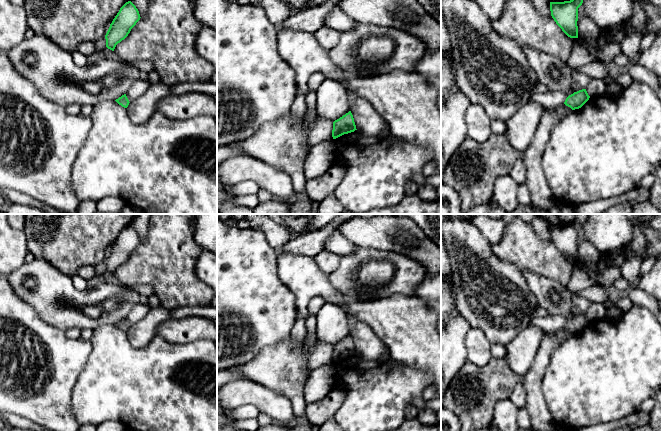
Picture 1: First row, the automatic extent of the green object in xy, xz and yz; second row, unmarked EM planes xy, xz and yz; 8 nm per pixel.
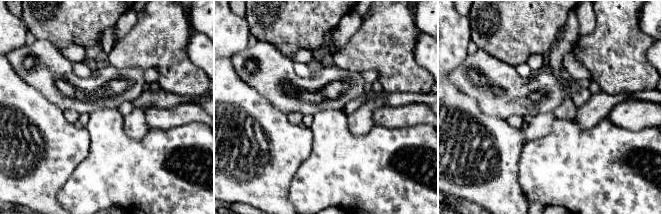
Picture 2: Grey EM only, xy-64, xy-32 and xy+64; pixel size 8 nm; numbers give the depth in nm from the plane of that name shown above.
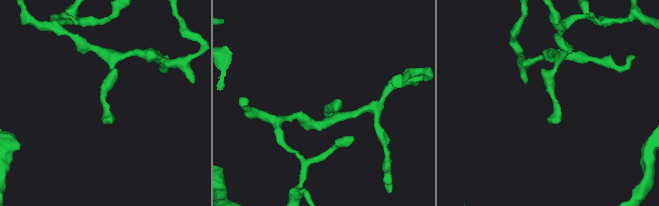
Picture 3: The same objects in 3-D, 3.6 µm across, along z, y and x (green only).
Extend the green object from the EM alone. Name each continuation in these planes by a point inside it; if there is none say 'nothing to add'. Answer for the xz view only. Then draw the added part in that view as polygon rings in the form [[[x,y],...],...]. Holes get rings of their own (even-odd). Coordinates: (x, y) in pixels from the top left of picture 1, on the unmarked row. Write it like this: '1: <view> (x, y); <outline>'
nothing to add

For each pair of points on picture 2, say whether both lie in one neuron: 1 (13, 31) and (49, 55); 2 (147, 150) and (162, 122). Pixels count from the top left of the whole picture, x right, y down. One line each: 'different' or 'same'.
1: different
2: different

